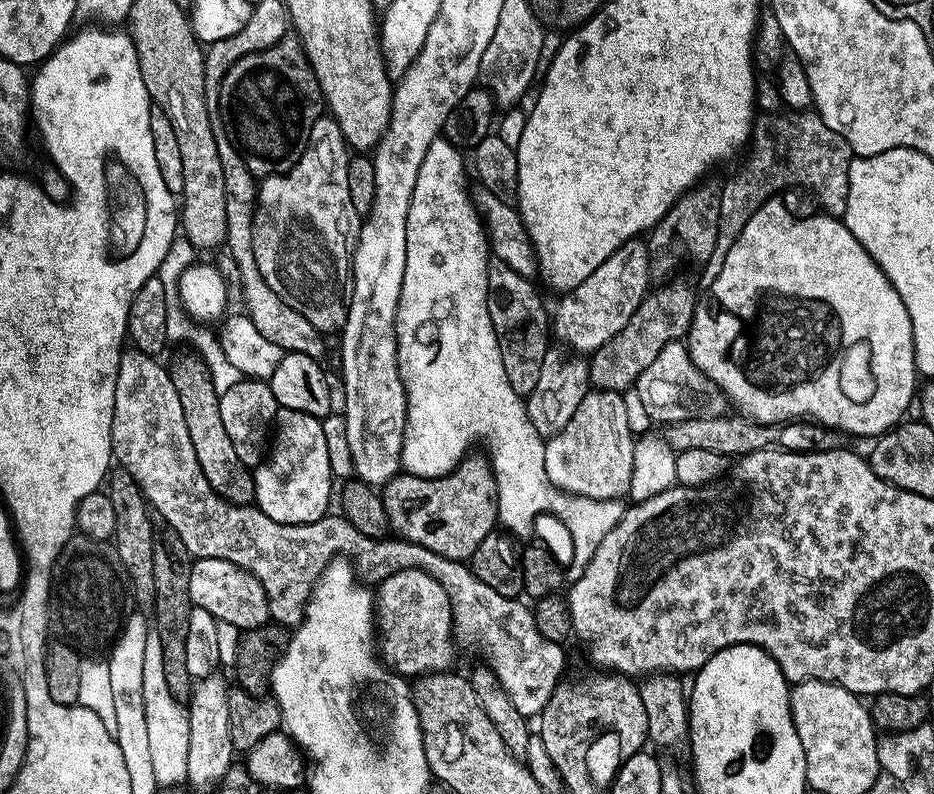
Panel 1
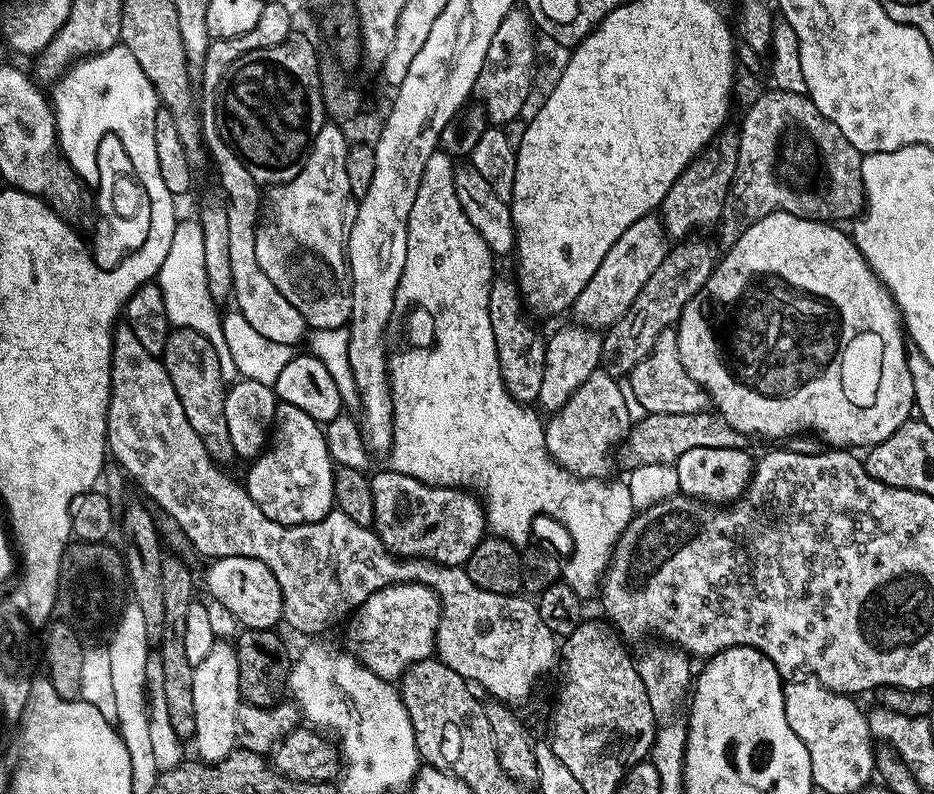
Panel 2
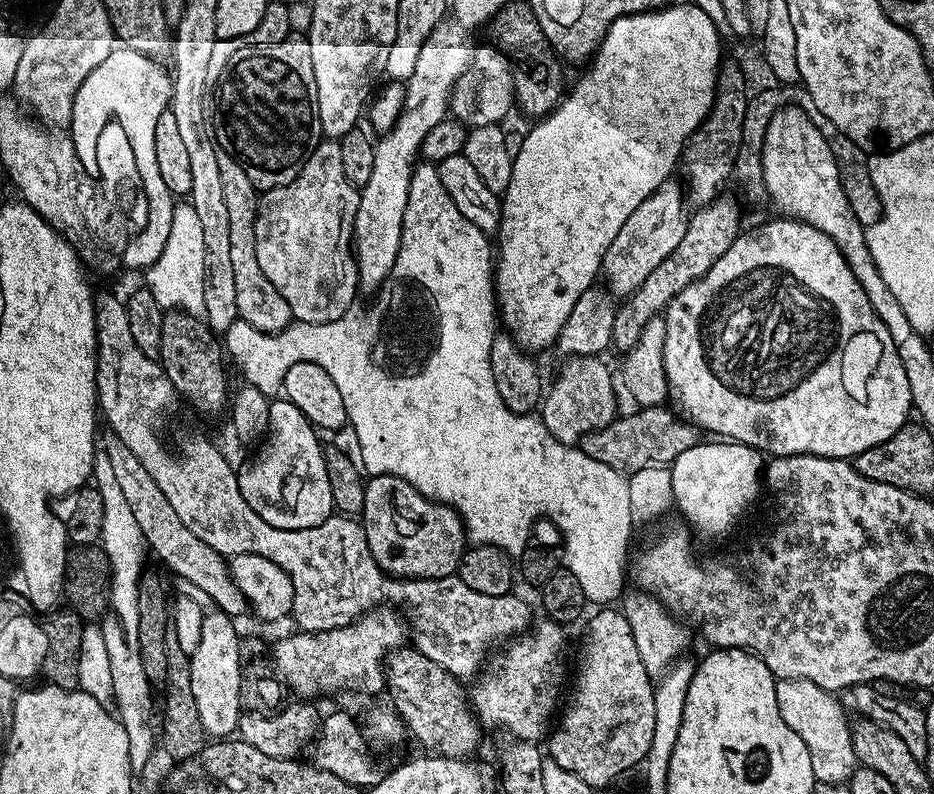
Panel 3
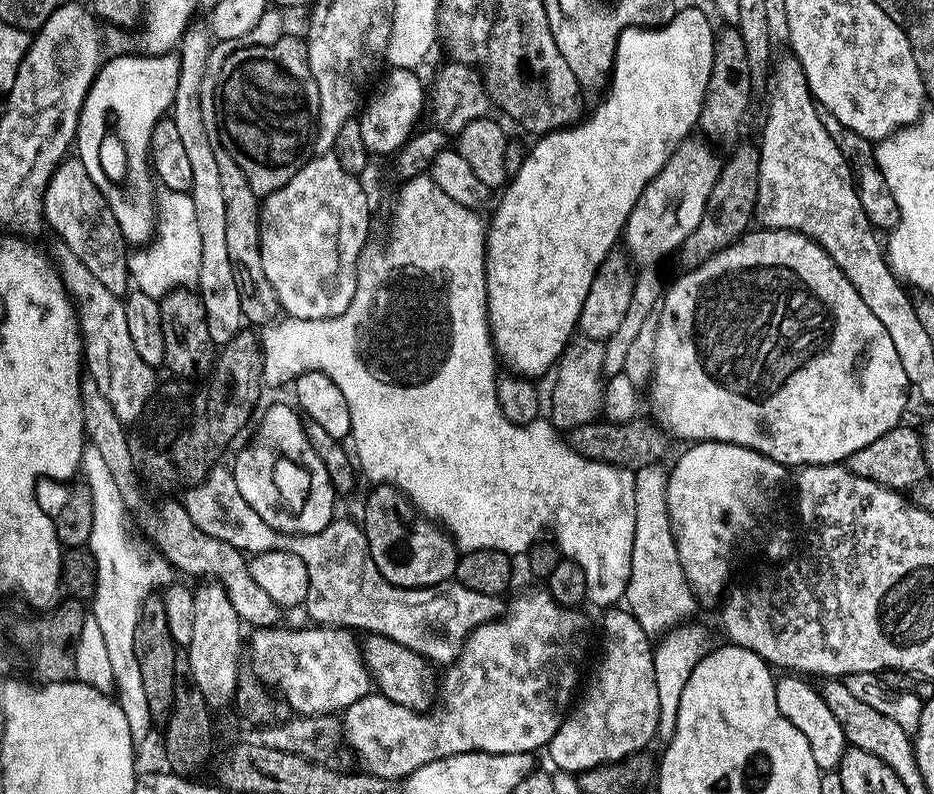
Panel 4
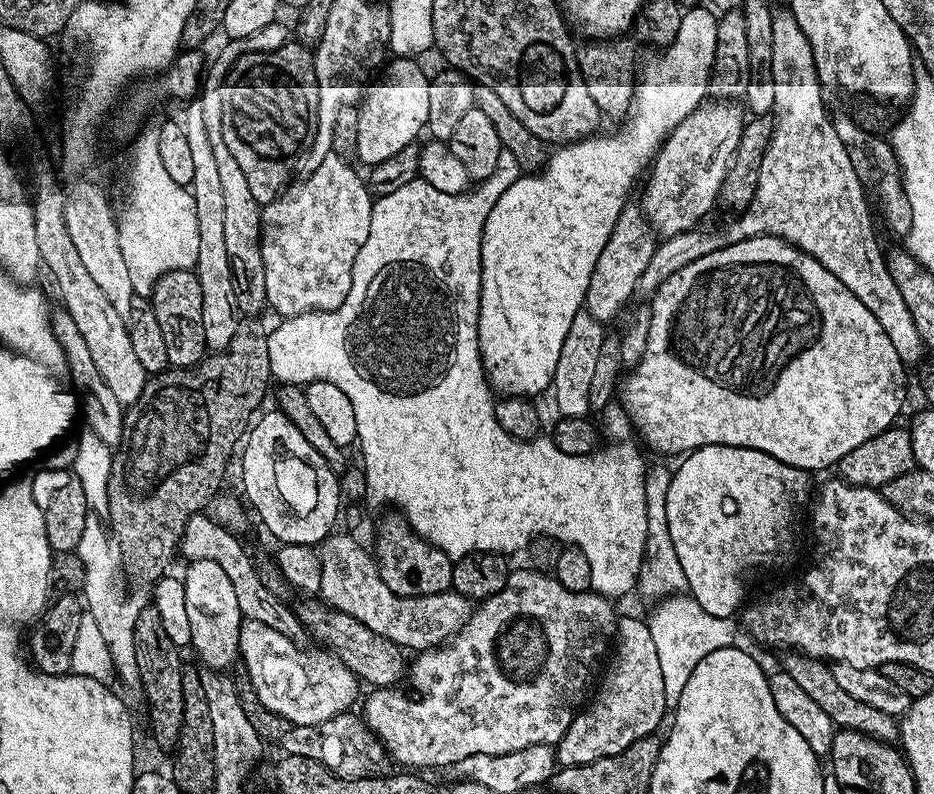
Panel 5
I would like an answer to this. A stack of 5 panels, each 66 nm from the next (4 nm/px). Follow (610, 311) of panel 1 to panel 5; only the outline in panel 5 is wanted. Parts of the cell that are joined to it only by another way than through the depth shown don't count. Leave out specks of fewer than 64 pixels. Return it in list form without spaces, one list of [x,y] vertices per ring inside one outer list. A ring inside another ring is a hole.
[[[705,100],[695,108],[686,119],[675,127],[671,135],[656,153],[649,174],[640,208],[649,227],[661,237],[677,236],[697,227],[700,220],[717,204],[721,186],[728,174],[729,166],[741,141],[742,130],[746,123],[743,107],[733,101]]]

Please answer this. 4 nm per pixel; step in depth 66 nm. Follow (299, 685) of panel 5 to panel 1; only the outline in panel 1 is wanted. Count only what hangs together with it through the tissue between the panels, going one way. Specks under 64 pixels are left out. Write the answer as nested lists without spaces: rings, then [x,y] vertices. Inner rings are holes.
[[[411,568],[381,580],[374,592],[374,611],[379,655],[396,675],[415,678],[453,667],[452,607],[446,590],[433,576]]]

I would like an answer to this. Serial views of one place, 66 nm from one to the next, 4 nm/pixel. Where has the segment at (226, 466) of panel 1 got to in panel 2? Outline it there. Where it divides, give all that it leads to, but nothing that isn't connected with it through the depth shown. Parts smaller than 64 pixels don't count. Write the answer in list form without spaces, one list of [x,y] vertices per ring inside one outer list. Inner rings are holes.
[[[180,326],[176,329],[168,333],[162,357],[164,369],[166,374],[170,374],[170,382],[174,382],[174,390],[178,390],[178,402],[182,402],[182,410],[186,410],[190,426],[194,426],[194,434],[202,438],[206,450],[217,464],[228,466],[231,460],[237,459],[237,454],[232,449],[230,430],[226,430],[226,383],[219,368],[217,345],[211,344],[204,337],[205,333],[195,327]]]

